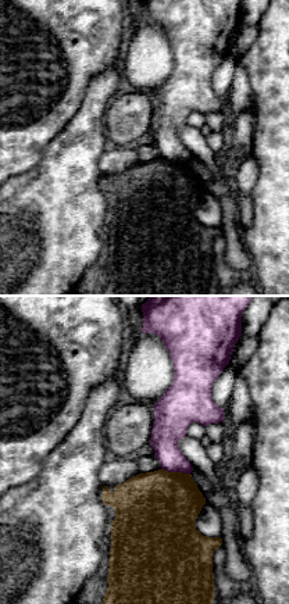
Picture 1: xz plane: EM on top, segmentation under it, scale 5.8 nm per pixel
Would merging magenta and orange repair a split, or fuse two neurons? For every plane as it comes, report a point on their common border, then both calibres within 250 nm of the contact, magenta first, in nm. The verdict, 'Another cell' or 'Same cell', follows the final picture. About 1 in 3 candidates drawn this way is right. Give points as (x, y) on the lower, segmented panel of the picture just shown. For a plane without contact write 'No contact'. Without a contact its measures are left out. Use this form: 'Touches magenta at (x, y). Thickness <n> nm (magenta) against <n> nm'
Touches magenta at (175, 471). Thickness 180 nm (magenta) against 460 nm

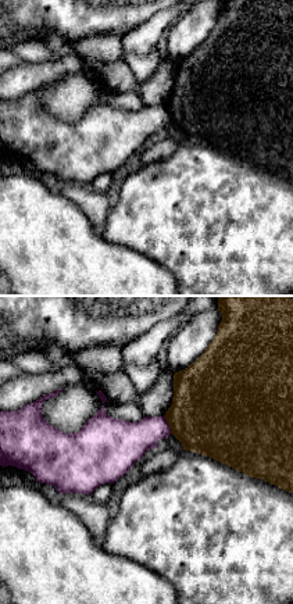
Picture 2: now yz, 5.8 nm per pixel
Touches magenta at (167, 424). Thickness 220 nm (magenta) against 460 nm

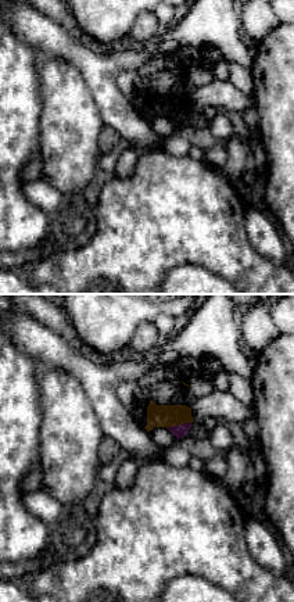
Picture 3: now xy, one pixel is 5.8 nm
Touches magenta at (179, 425). Thickness 70 nm (magenta) against 130 nm

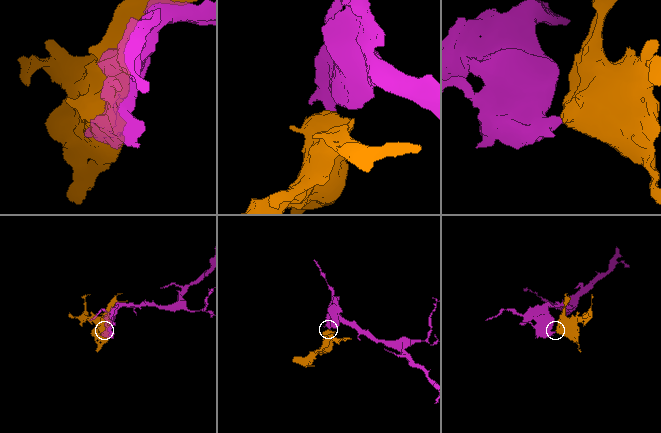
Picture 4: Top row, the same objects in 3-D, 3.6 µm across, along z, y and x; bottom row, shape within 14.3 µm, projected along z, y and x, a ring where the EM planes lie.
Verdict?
Another cell

